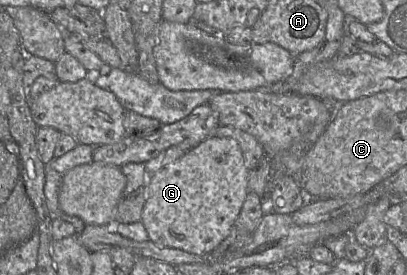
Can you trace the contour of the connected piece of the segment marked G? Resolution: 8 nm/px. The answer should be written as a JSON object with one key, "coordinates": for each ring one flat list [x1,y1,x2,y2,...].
{"coordinates":[[212,135,180,159,148,175,142,212,149,240,163,248,209,254,229,235,249,192,249,172,238,141]]}

